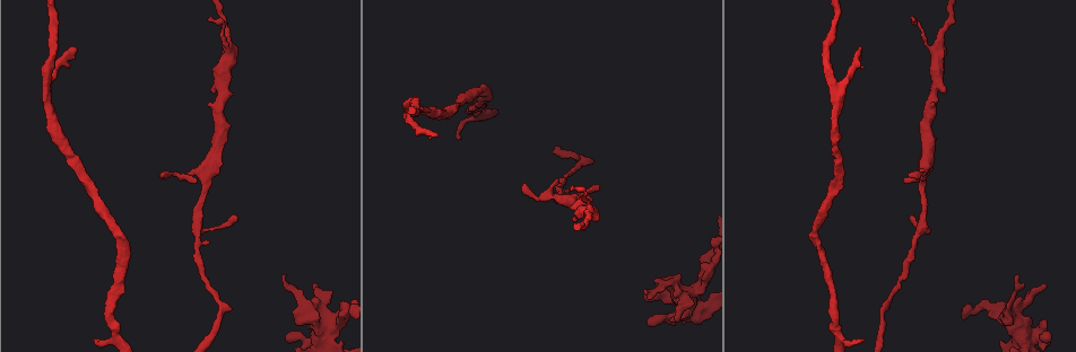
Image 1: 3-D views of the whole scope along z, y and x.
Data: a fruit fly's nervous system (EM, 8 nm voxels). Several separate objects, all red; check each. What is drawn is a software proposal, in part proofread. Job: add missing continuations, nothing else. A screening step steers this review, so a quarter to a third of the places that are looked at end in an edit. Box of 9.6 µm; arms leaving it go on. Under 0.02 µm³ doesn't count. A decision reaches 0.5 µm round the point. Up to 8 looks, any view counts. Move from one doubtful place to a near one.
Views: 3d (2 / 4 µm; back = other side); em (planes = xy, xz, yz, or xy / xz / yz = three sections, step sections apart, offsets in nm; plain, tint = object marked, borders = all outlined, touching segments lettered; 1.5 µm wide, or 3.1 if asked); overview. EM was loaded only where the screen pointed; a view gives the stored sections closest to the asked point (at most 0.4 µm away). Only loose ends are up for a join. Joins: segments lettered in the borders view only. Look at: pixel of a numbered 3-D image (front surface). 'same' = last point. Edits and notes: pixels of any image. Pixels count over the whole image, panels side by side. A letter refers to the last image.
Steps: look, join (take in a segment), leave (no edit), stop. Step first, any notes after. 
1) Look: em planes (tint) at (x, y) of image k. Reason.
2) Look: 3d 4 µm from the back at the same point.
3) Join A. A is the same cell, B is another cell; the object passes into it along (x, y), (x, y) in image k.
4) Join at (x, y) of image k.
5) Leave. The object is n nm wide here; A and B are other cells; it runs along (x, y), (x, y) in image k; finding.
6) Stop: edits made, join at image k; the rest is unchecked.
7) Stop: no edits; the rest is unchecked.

Look: em xy step 8 (borders) at (209, 18) of image 1. Tapers out.

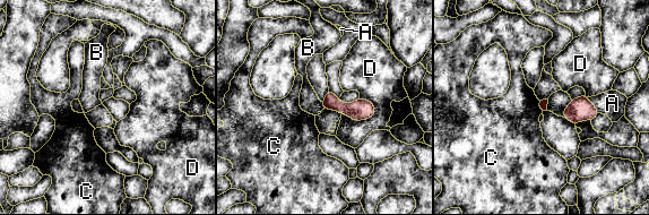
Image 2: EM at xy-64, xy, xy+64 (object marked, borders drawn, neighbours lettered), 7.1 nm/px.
Look: em planes (borders) at the same point. Cut it another way.

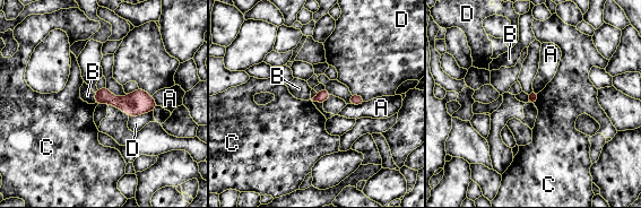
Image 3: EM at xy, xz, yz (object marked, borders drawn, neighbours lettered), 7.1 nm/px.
Leave. A, B, C and D are other cells; a border runs along (365, 102), (348, 104) in image 3; no lettered segment goes on from it.

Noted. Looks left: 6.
Look: em planes (borders) at (161, 174) of image 1. Tapers out.

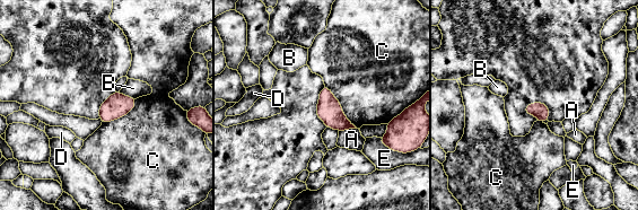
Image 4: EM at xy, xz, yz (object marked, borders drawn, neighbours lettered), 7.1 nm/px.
Leave. A, B, C, D and E are other cells; a border runs along (325, 85), (357, 128) in image 4; none of them fits.

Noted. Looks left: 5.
Look: 3d 4 µm at (313, 284) of image 1. An open end.

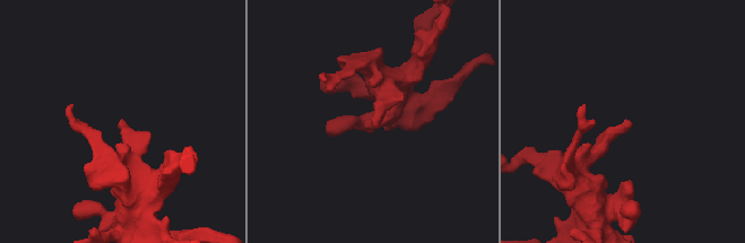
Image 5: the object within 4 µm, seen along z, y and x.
Look: em xz step 4 (borders) at (629, 122) of image 5.

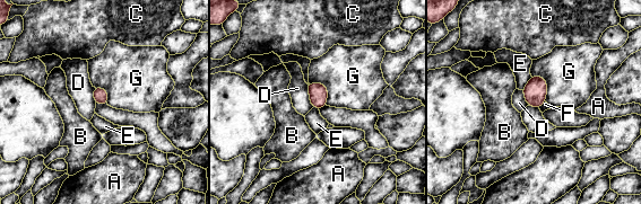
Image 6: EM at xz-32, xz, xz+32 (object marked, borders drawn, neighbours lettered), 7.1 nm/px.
Leave. A, B, C, D, E, F and G are other cells; a border runs along (309, 82), (326, 87), (327, 105) in image 6; none of them fits.

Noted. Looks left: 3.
Stop: no edits; the rest is unchecked.

